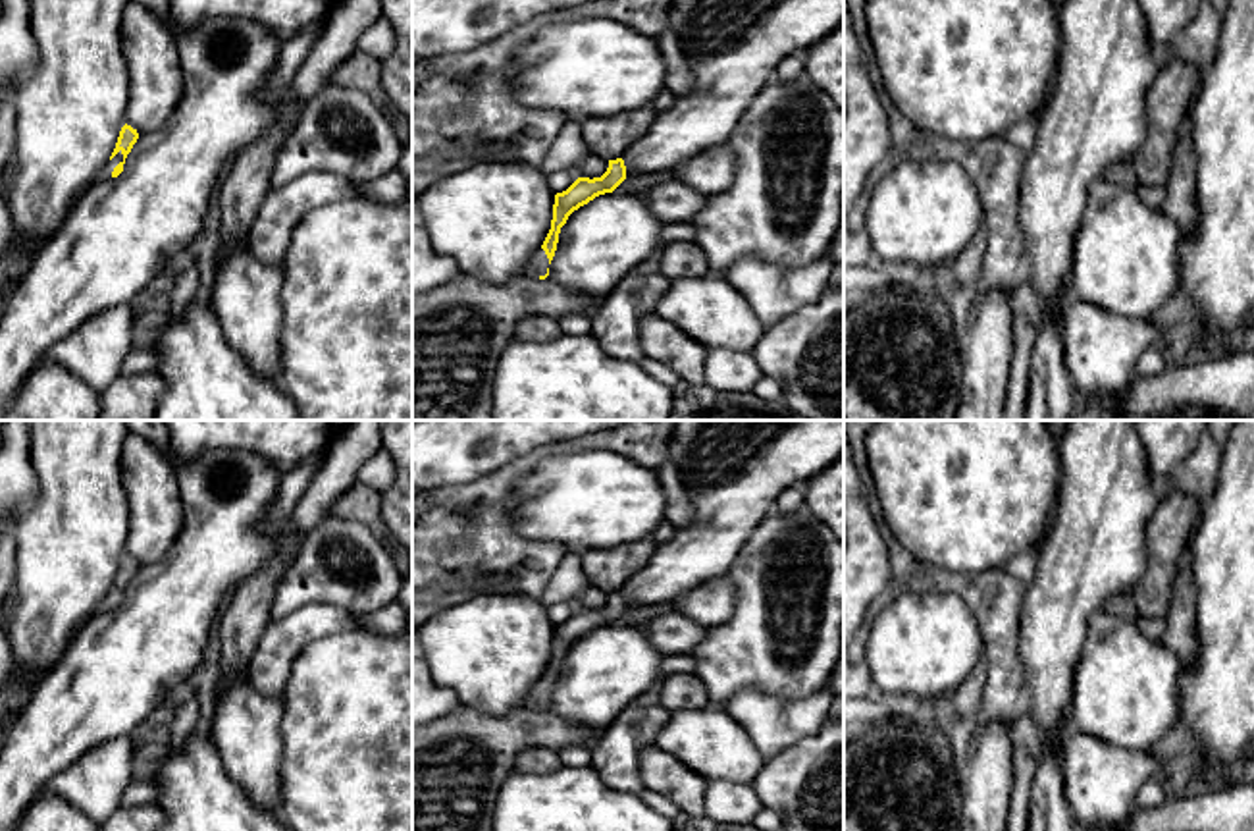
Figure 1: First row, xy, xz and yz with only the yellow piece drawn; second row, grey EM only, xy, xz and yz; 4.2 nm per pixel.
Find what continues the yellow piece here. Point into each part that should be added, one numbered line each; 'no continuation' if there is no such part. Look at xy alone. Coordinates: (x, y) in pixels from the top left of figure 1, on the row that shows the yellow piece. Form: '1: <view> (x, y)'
1: xy (106, 172)

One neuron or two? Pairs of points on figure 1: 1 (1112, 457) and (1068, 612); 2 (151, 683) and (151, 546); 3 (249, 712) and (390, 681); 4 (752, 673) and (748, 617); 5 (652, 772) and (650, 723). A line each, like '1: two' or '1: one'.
1: one
2: two
3: two
4: one
5: two

